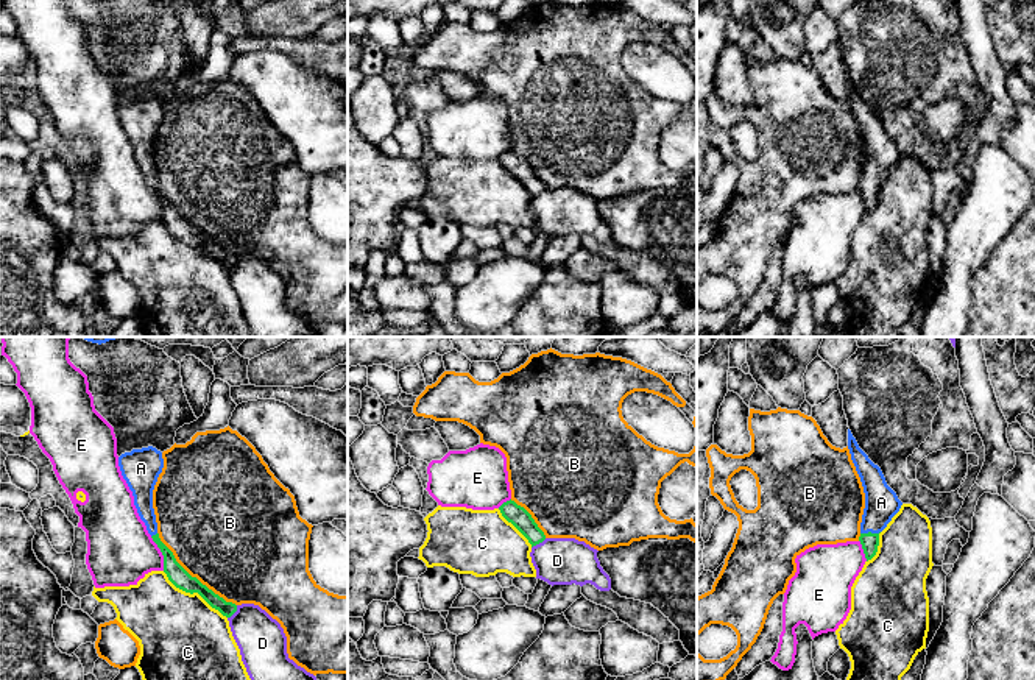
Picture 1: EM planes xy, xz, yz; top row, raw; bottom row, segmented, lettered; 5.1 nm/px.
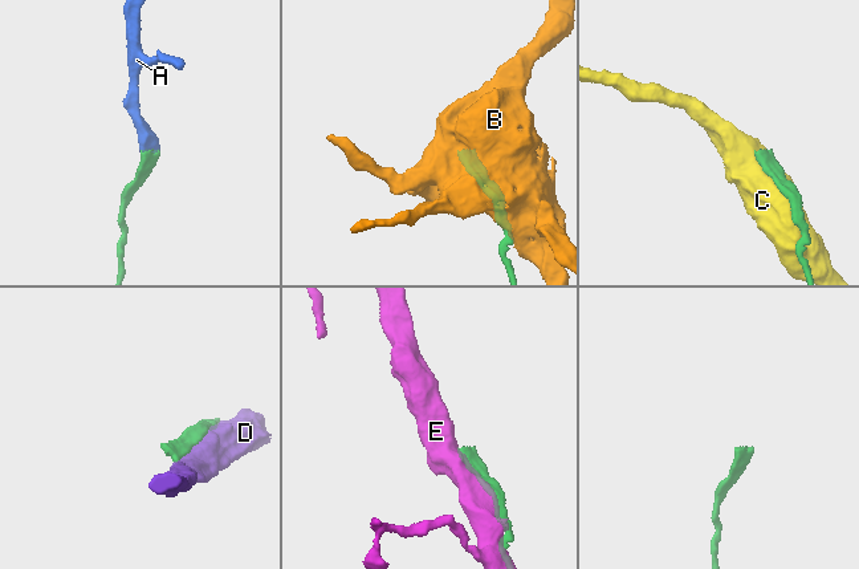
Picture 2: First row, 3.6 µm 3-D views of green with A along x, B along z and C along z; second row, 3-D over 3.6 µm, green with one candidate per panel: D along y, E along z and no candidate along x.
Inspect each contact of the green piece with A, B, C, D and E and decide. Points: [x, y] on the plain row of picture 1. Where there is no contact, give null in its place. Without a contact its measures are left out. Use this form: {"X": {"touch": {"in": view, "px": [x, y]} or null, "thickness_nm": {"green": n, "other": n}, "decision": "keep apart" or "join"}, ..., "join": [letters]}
{"A": {"touch": {"in": "yz", "px": [870, 183]}, "thickness_nm": {"green": 90, "other": 180}, "decision": "join"}, "B": {"touch": {"in": "xy", "px": [190, 226]}, "thickness_nm": {"green": 100, "other": 480}, "decision": "keep apart"}, "C": {"touch": {"in": "xy", "px": [194, 242]}, "thickness_nm": {"green": 100, "other": 440}, "decision": "keep apart"}, "D": {"touch": {"in": "xy", "px": [234, 262]}, "thickness_nm": {"green": 80, "other": 240}, "decision": "keep apart"}, "E": {"touch": {"in": "xy", "px": [162, 205]}, "thickness_nm": {"green": 100, "other": 340}, "decision": "keep apart"}, "join": ["A"]}

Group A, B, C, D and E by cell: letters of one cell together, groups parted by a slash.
A / B / C / D / E

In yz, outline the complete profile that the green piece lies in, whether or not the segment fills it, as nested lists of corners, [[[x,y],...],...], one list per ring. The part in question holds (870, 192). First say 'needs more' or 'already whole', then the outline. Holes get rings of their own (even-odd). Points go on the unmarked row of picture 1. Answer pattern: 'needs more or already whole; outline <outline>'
needs more; outline [[[850,80],[848,100],[865,143],[865,159],[860,173],[859,192],[868,212],[878,203],[879,184],[899,162],[903,153],[898,150],[896,143],[887,136],[881,119],[874,115],[868,109],[868,106],[859,98]]]

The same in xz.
already whole; outline [[[514,151],[503,153],[499,161],[528,190],[532,198],[546,190],[544,182],[538,178],[532,165]]]

